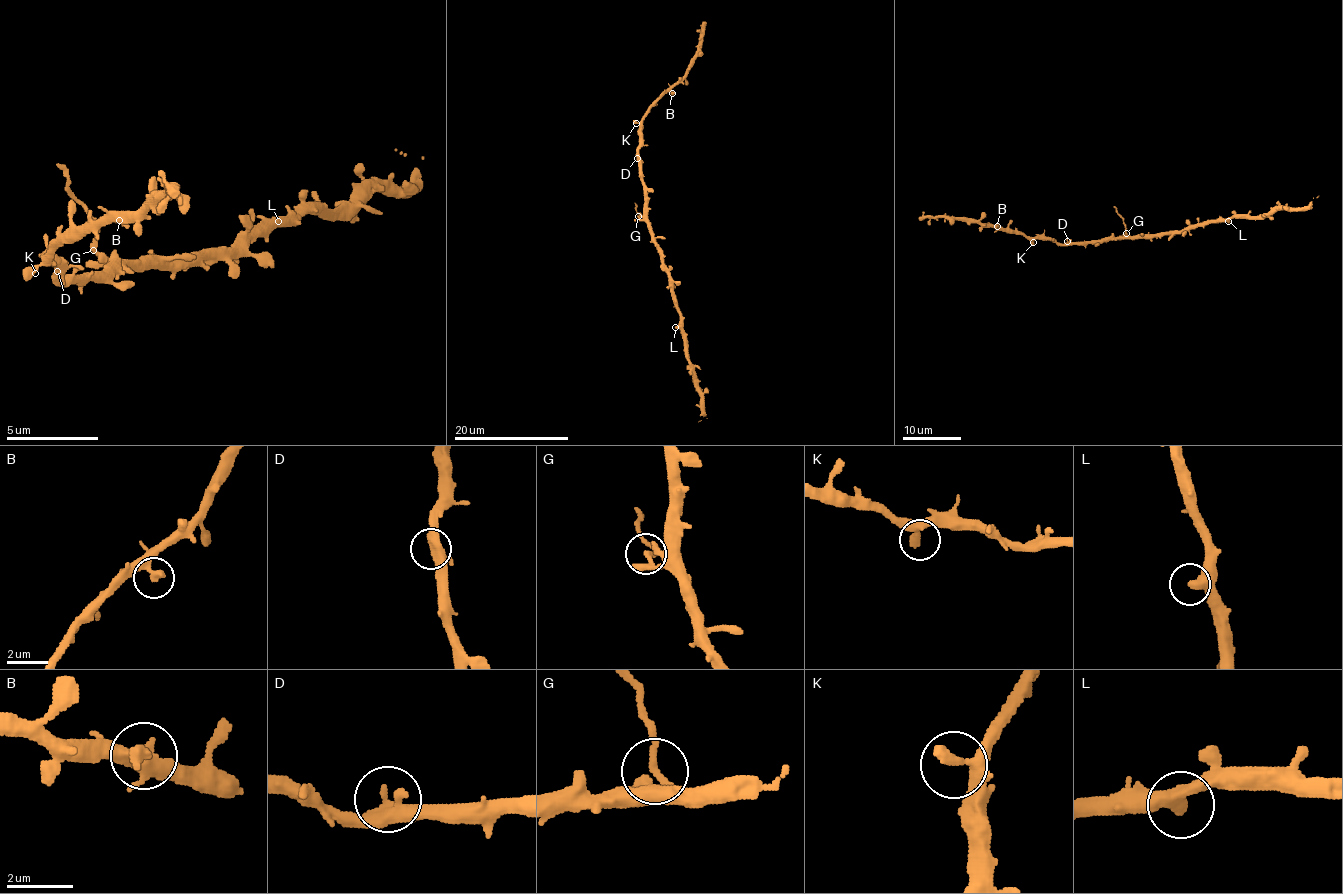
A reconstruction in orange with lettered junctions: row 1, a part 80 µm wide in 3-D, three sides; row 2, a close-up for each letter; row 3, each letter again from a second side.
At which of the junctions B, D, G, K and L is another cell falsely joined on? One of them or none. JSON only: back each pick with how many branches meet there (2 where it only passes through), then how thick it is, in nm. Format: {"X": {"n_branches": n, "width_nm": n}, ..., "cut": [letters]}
{"G": {"n_branches": 3, "width_nm": 170}, "cut": ["G"]}

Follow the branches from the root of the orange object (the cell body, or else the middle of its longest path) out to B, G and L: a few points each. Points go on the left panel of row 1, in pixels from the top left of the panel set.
B: (133, 265), (110, 268), (88, 281), (65, 280), (45, 259), (54, 244), (72, 244), (97, 225), (119, 220)
G: (133, 265), (111, 265), (94, 251)
L: (133, 265), (160, 267), (185, 258), (204, 259), (215, 250), (239, 246), (276, 224), (288, 225), (278, 221)

